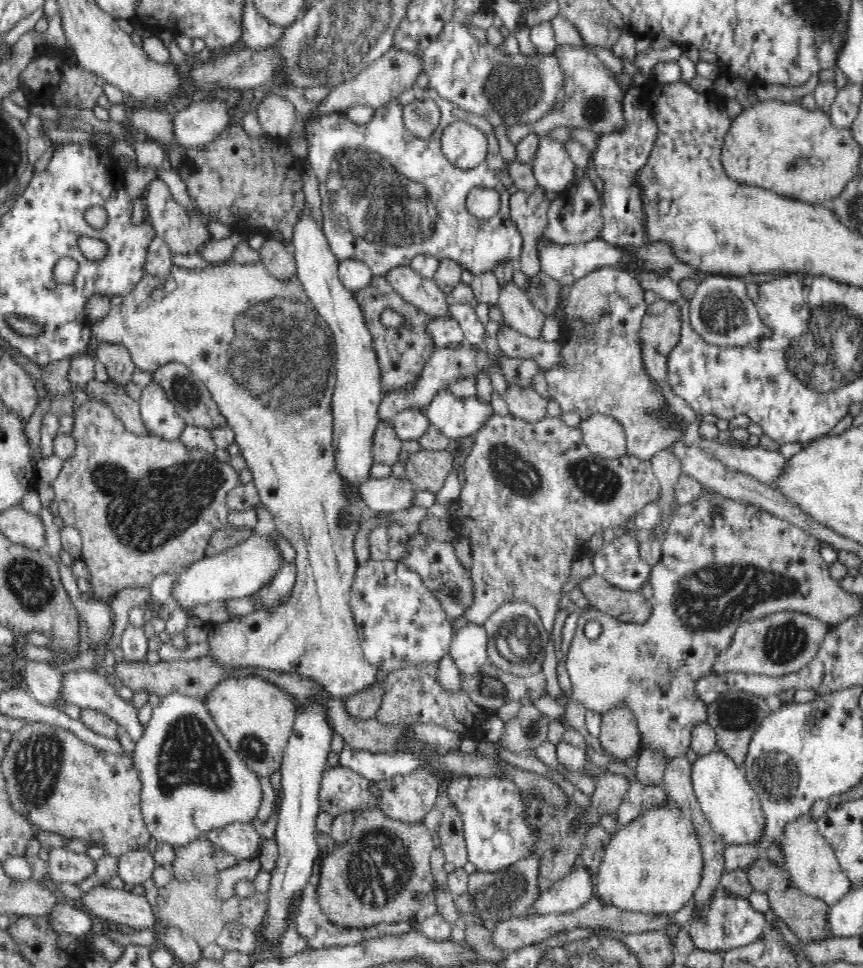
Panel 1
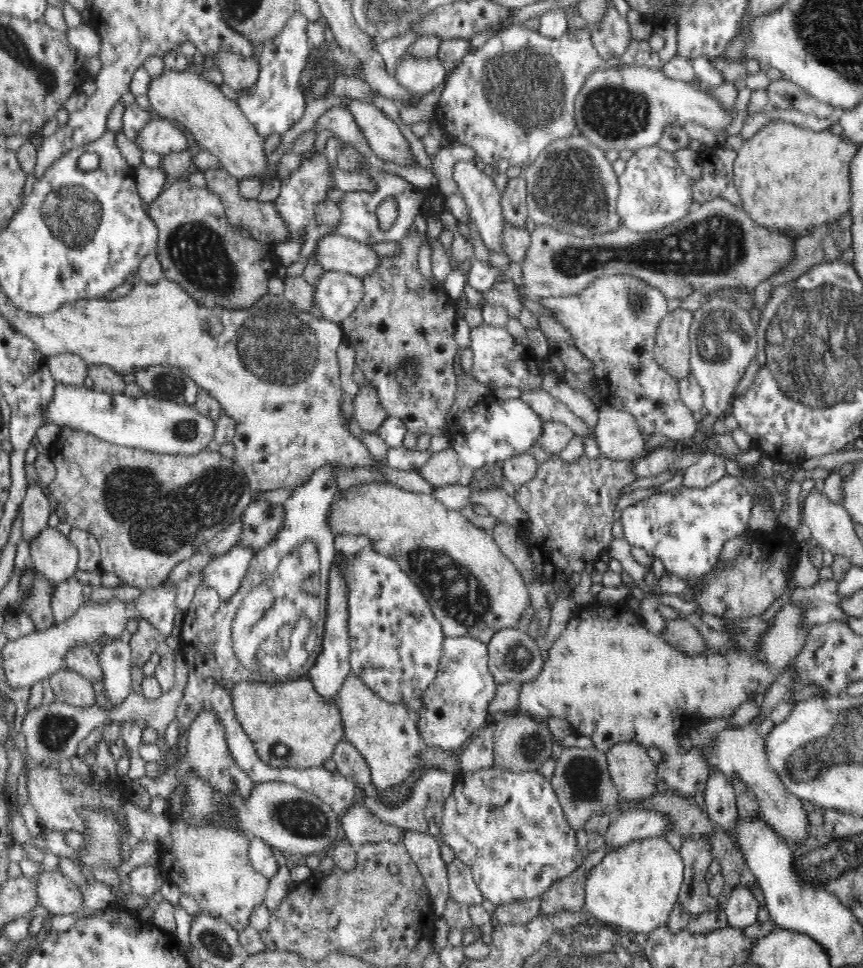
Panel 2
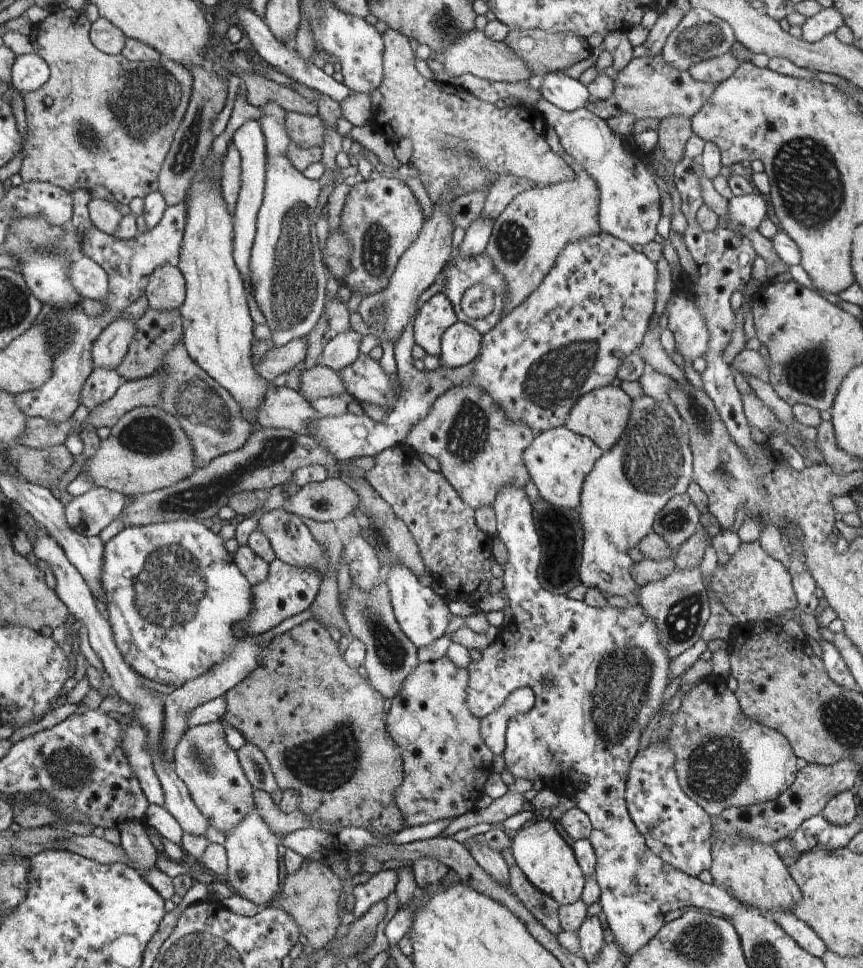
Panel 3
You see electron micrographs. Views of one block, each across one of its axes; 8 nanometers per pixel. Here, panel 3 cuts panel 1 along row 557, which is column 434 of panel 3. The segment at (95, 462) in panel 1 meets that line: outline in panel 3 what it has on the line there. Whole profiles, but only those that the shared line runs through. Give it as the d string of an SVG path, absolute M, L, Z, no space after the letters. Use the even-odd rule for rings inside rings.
M387 29L383 34L383 84L380 85L382 104L371 115L369 125L374 131L383 134L391 142L401 138L412 140L413 153L410 163L418 170L419 178L426 189L432 203L440 202L448 190L452 190L454 197L468 194L472 190L482 190L484 186L491 185L504 174L514 174L518 178L526 178L537 186L548 186L572 180L577 167L568 165L562 157L558 156L546 144L544 136L536 132L534 112L522 105L497 108L494 103L487 103L472 96L461 87L449 88L426 80L414 66L414 52L410 48L410 40L400 31Z

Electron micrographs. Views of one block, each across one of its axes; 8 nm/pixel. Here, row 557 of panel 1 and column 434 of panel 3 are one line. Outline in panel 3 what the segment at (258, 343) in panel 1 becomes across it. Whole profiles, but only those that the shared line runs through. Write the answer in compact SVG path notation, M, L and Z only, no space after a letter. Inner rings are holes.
M436 293L422 304L414 318L415 343L427 354L439 357L442 334L458 320L451 299L445 294Z

